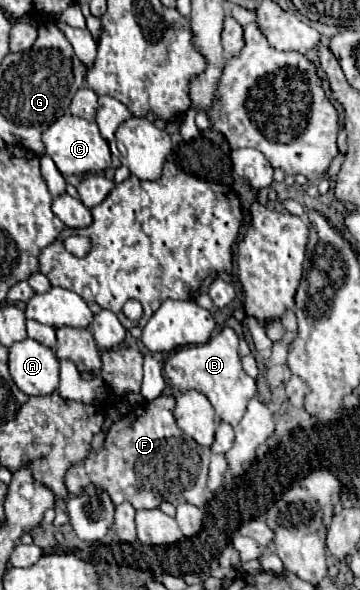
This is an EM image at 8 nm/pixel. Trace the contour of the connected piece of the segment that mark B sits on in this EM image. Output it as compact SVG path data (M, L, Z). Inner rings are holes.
M224 326L218 334L214 334L206 344L186 346L172 352L164 362L164 374L178 392L196 390L204 394L210 400L212 408L216 410L218 418L232 426L240 422L242 414L246 412L248 400L256 394L256 380L250 378L240 364L238 336L228 326Z

